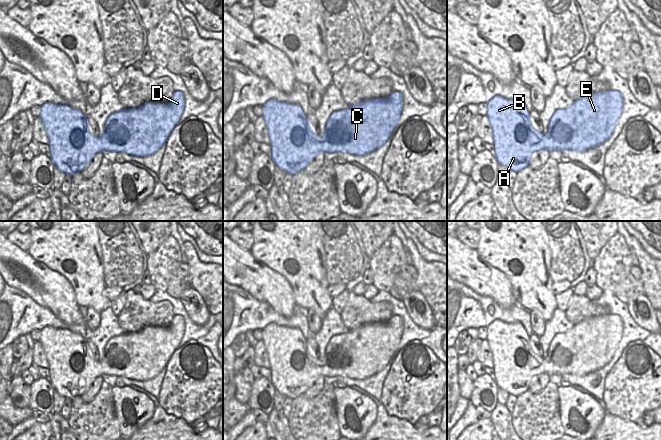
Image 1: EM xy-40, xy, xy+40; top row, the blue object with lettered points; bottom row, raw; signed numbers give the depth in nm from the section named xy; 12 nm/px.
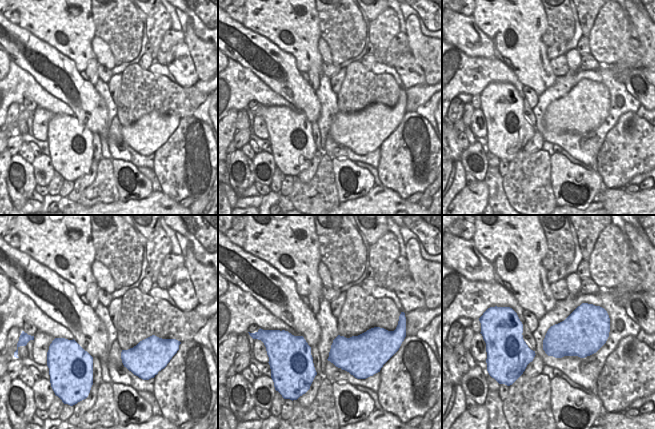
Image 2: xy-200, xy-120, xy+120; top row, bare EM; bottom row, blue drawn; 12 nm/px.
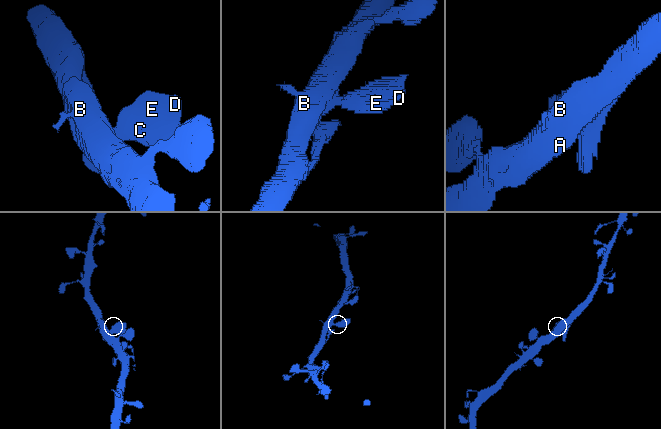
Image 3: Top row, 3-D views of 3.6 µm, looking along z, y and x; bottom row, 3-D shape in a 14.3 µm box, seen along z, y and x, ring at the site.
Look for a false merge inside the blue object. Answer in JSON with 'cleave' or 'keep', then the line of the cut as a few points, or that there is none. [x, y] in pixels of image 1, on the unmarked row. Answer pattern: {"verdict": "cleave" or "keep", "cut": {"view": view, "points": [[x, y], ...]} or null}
{"verdict": "keep", "cut": null}

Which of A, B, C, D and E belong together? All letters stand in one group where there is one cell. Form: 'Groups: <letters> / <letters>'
Groups: A B C D E

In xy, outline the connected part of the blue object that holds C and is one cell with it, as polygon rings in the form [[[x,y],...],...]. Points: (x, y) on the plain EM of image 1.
[[[394,315],[387,322],[373,322],[349,329],[347,333],[330,338],[322,360],[314,357],[299,329],[270,323],[263,328],[261,340],[268,354],[272,385],[284,396],[295,399],[304,394],[319,376],[365,380],[379,373],[395,354],[402,333],[403,320]]]

